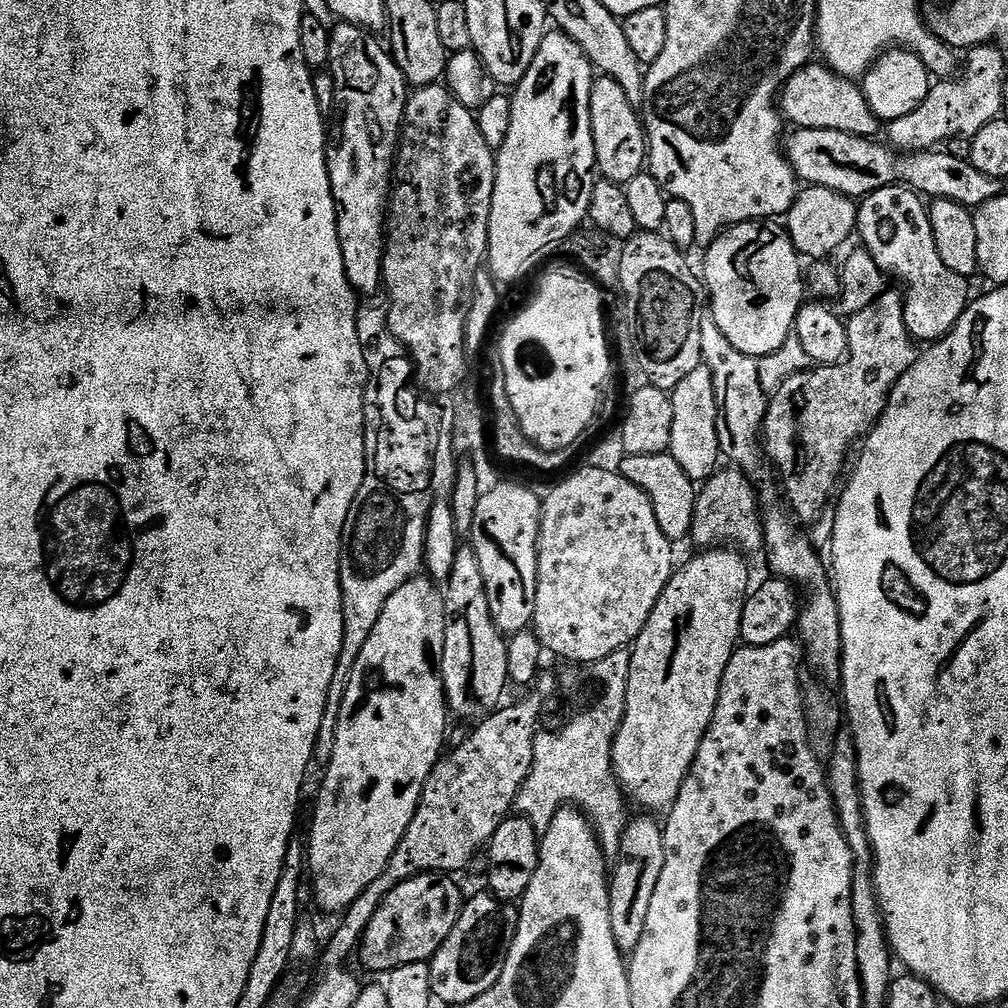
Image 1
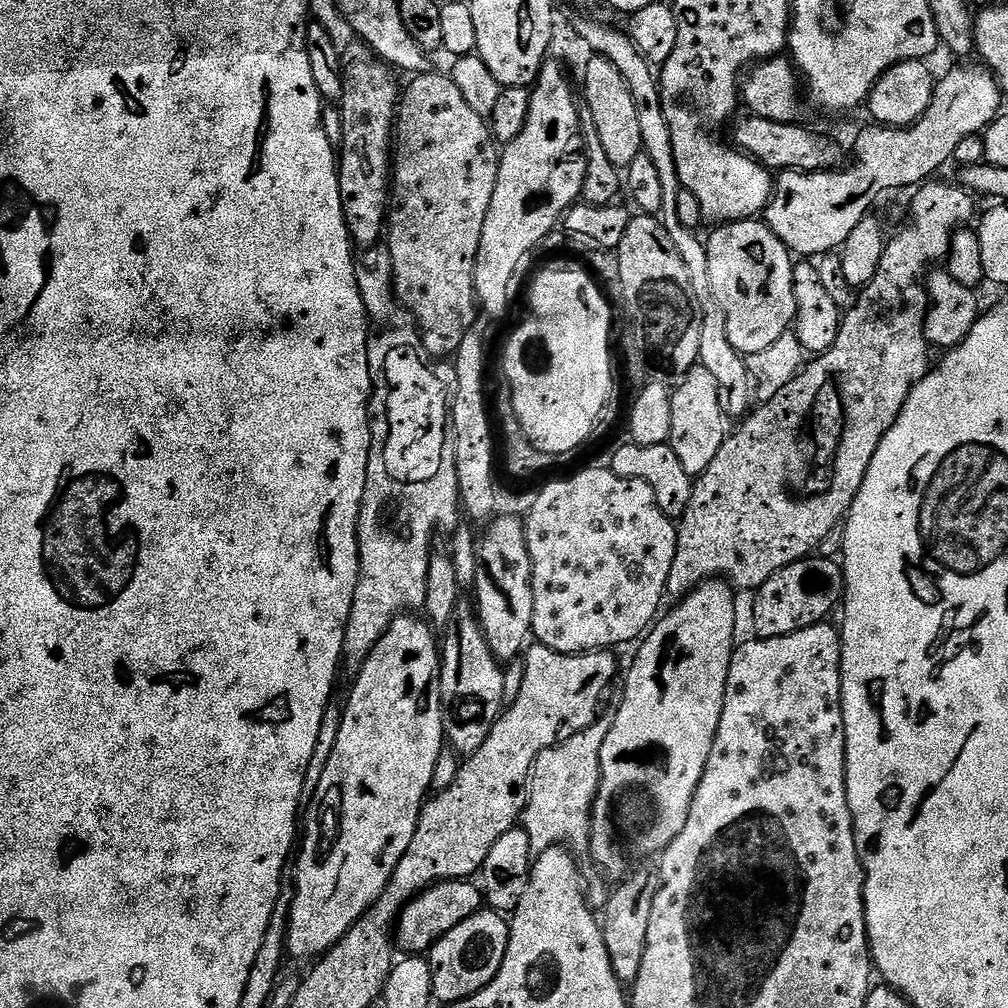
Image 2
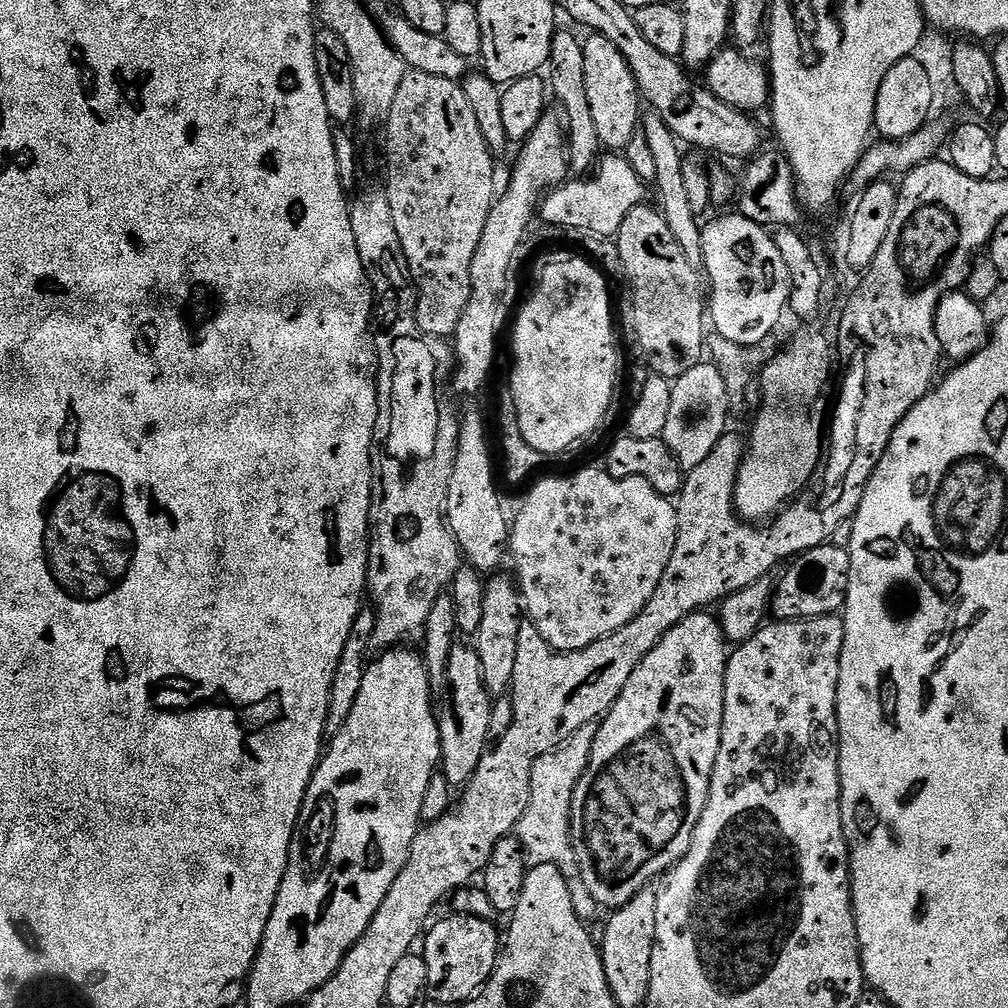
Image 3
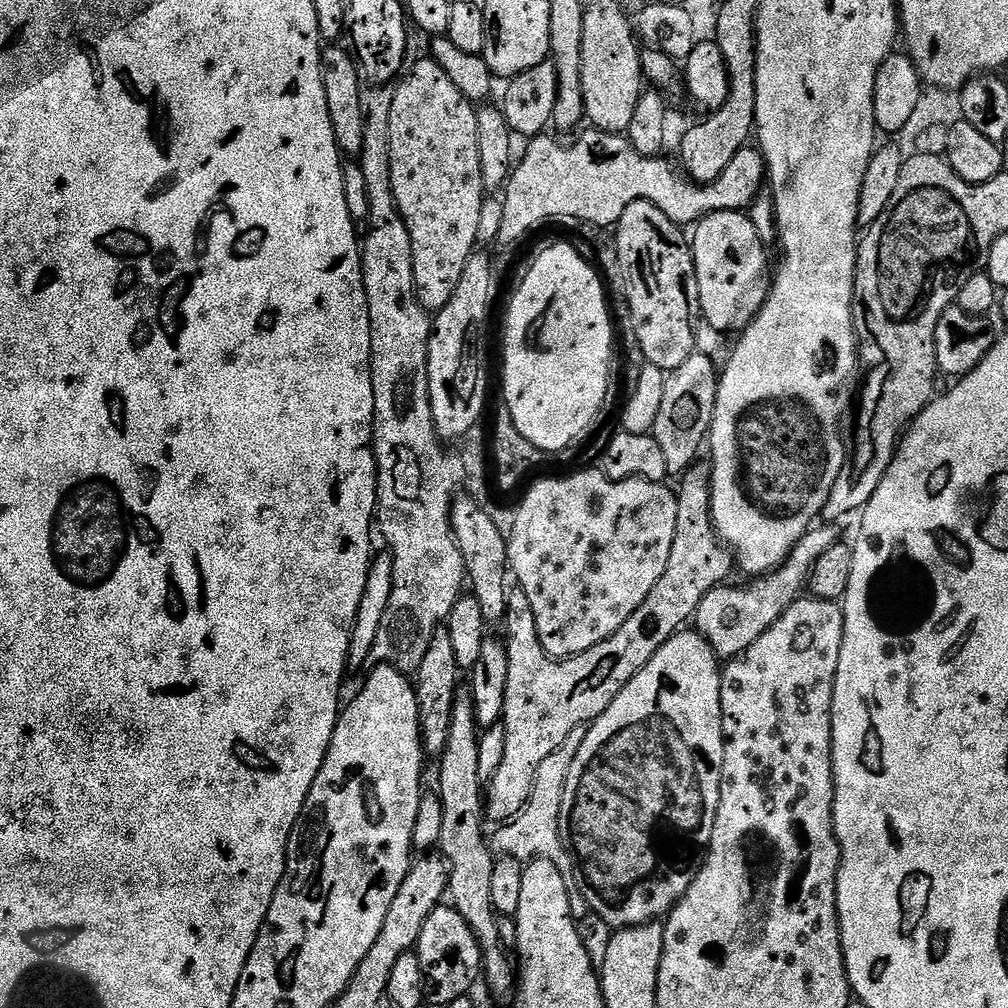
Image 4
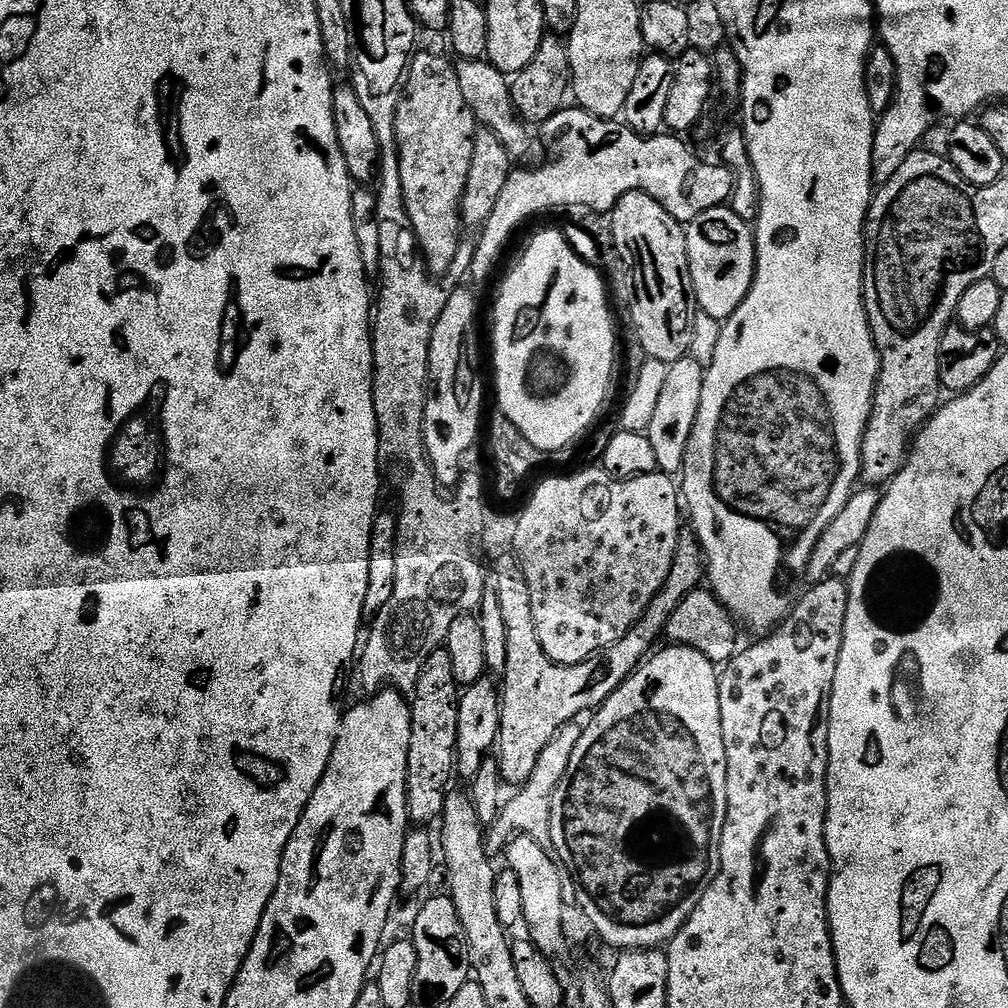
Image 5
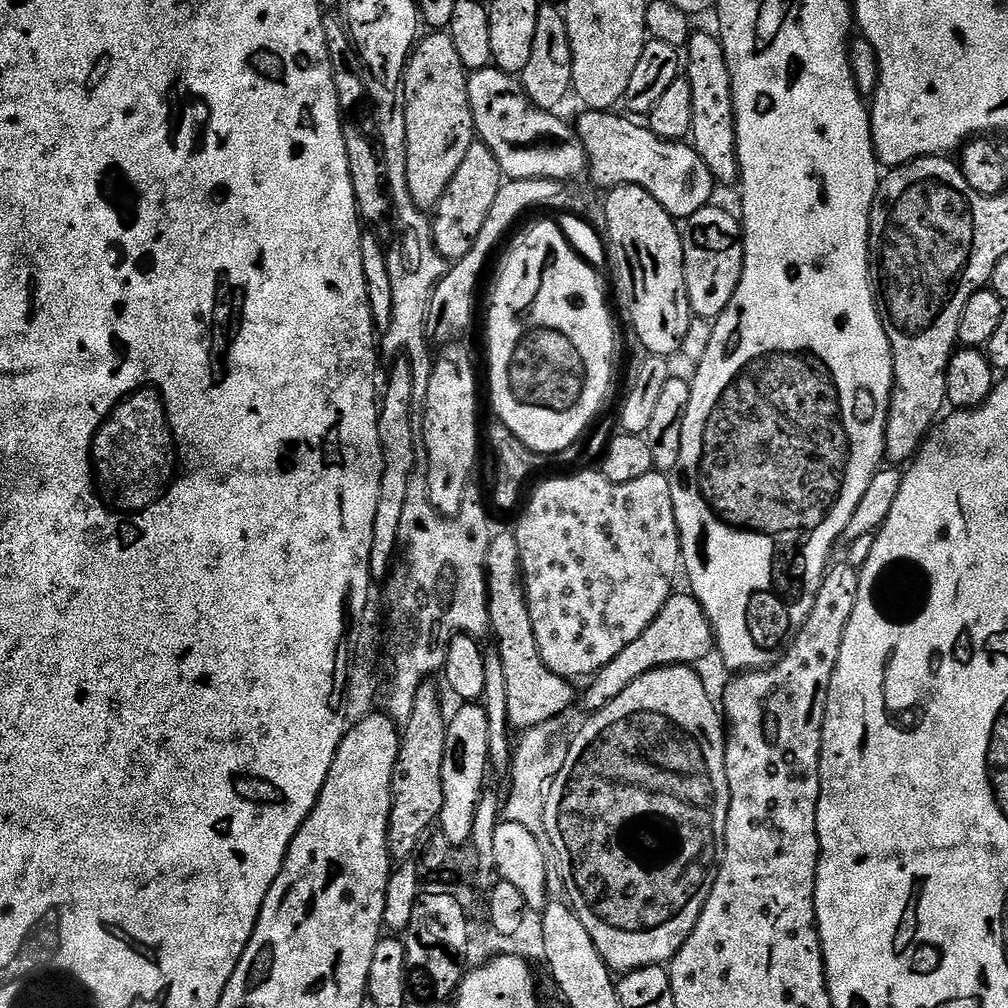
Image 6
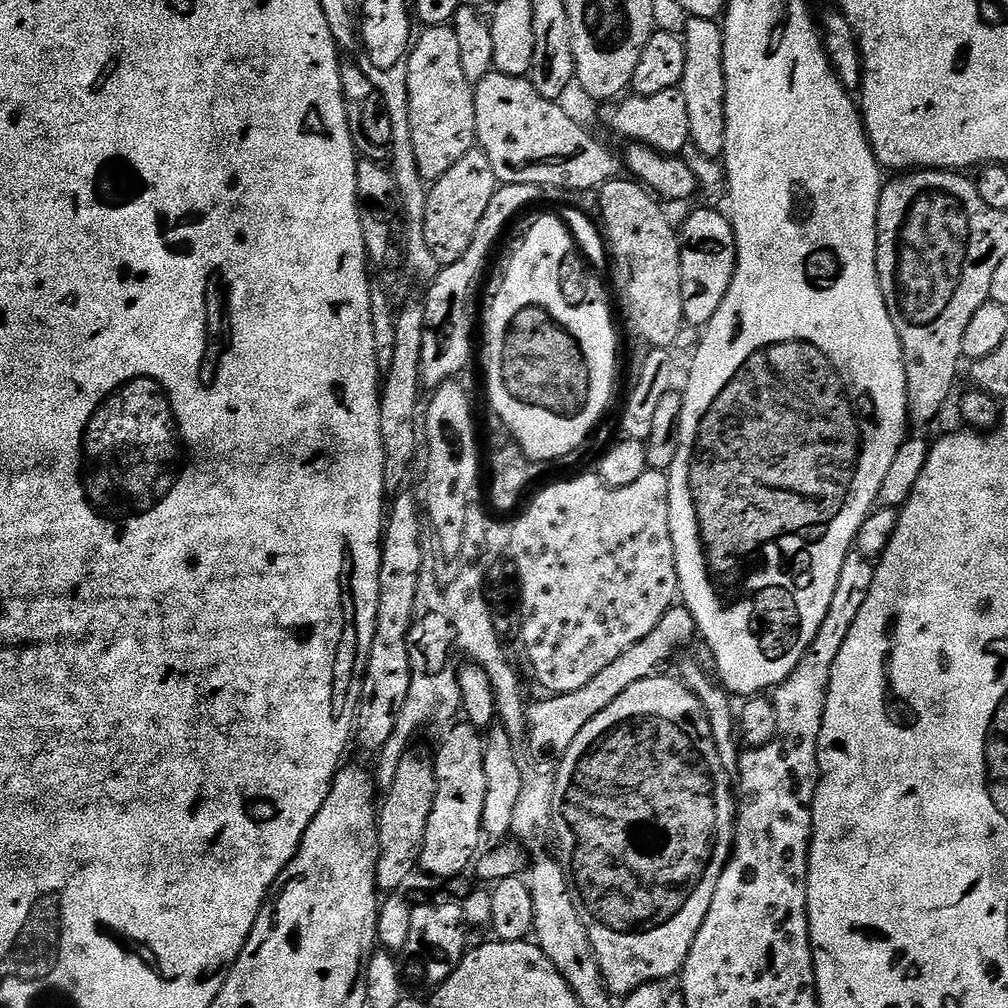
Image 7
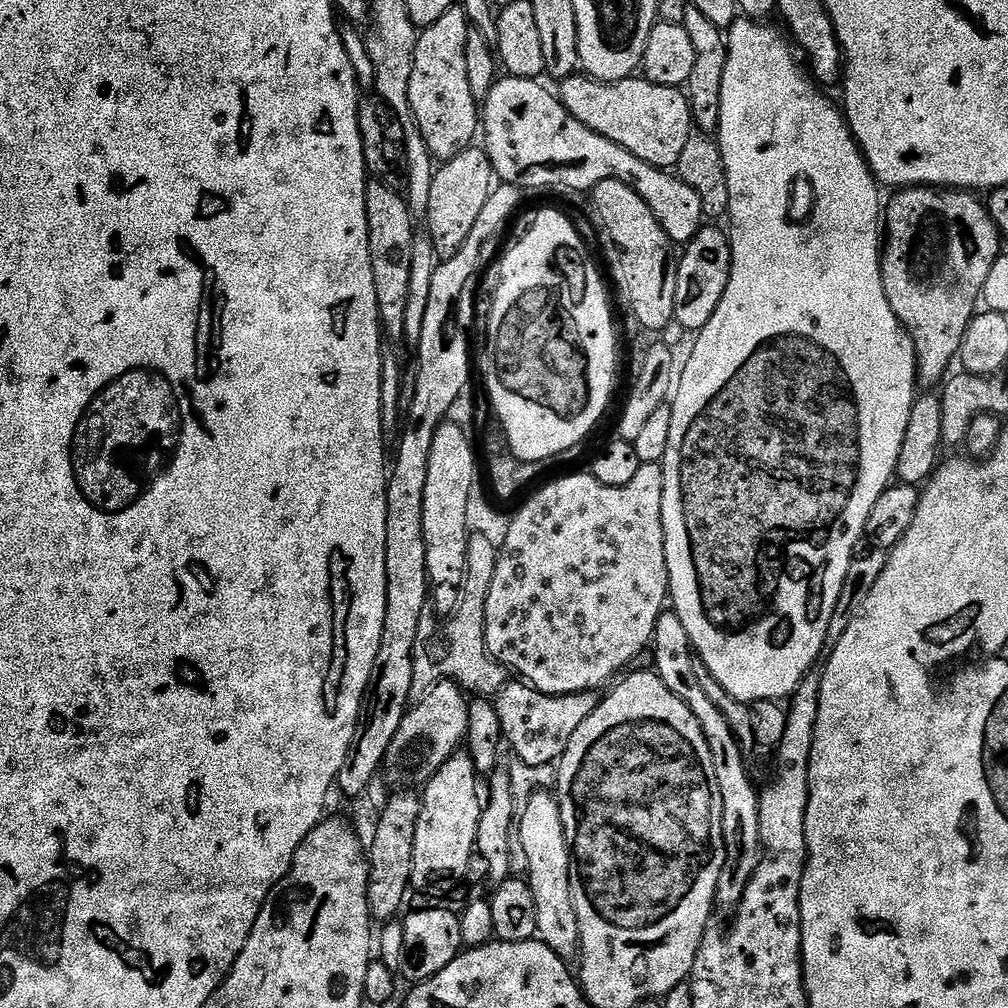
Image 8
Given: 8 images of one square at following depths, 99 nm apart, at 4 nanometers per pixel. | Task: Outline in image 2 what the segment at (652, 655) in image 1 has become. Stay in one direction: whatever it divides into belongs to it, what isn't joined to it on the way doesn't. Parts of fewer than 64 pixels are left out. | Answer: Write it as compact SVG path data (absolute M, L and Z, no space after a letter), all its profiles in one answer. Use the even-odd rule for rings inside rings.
M719 578L699 584L694 591L688 593L683 600L675 605L676 609L673 612L665 611L653 623L650 631L643 637L642 643L639 645L641 648L636 652L636 661L633 662L632 669L629 670L628 677L624 680L624 697L621 698L620 709L617 710L616 717L612 720L612 729L606 734L603 733L601 739L600 785L596 791L596 800L592 804L592 821L588 824L588 852L590 857L592 856L593 862L605 872L603 875L609 881L619 882L625 879L639 865L636 864L639 860L644 860L647 856L654 855L653 857L655 857L657 854L663 854L670 846L670 842L674 842L674 838L678 838L682 826L686 824L692 799L698 790L698 782L706 770L706 762L710 758L714 738L718 734L718 722L722 718L730 662L738 644L738 639L736 640L735 594L737 595L733 585Z

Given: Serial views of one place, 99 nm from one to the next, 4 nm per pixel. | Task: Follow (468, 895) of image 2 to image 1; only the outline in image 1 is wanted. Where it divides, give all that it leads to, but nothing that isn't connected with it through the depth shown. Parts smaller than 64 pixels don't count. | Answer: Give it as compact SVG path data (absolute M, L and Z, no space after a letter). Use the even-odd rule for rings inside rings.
M420 873L411 876L409 880L404 880L394 890L390 890L390 894L386 894L374 918L370 918L370 926L366 926L364 936L360 939L358 960L360 956L361 966L368 972L387 974L398 966L431 961L437 950L445 944L446 938L450 936L450 931L457 924L464 905L462 892L453 880L455 879L451 875L445 873Z

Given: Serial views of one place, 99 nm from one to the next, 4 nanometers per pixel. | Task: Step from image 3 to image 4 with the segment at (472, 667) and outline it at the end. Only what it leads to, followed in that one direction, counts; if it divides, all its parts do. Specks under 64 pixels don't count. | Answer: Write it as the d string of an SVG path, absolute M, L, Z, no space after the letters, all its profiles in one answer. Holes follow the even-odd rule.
M457 691L454 714L450 718L450 738L446 738L446 746L438 758L438 795L442 804L442 832L438 848L448 866L447 895L451 907L456 908L462 918L466 918L480 947L482 984L488 987L494 999L507 1001L515 993L518 976L509 949L500 944L495 921L497 913L493 912L490 902L490 874L494 874L494 853L486 839L486 832L484 836L486 792L482 780L480 784L480 735L482 732L476 722L471 691Z

